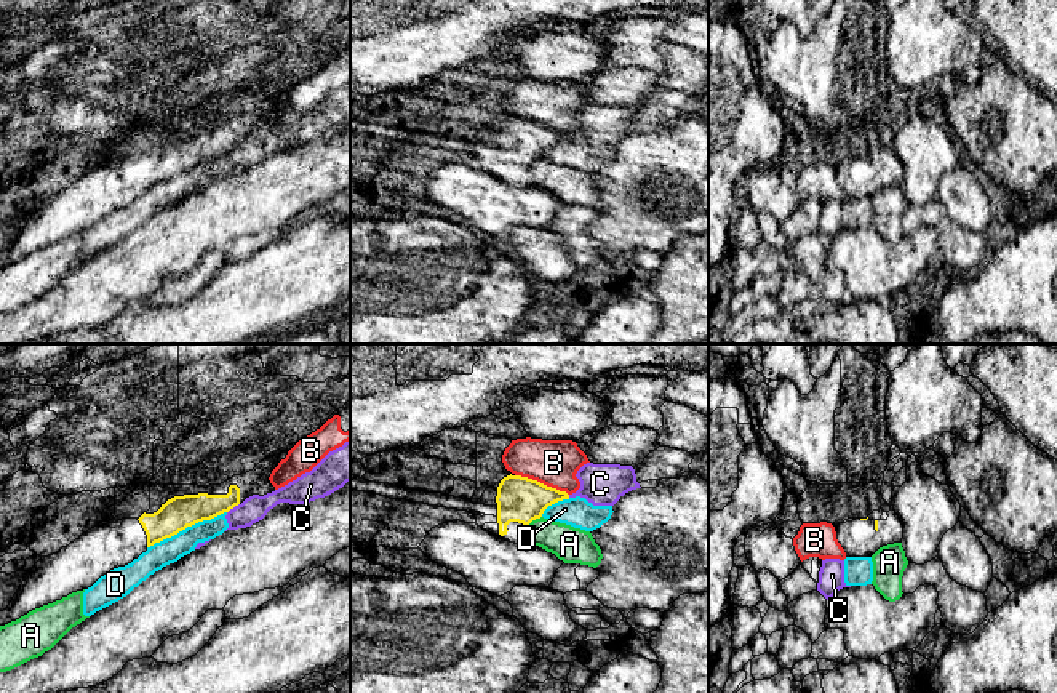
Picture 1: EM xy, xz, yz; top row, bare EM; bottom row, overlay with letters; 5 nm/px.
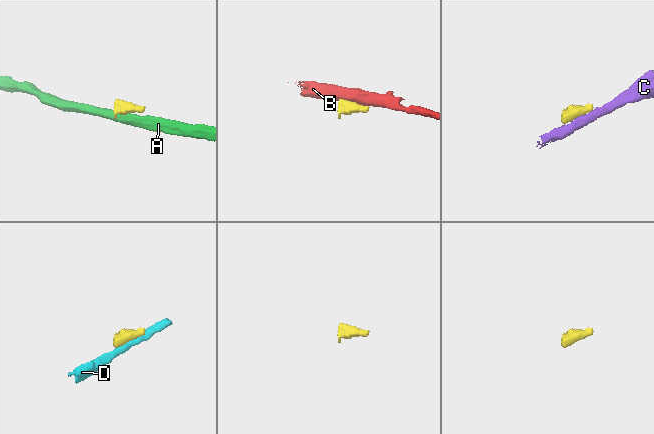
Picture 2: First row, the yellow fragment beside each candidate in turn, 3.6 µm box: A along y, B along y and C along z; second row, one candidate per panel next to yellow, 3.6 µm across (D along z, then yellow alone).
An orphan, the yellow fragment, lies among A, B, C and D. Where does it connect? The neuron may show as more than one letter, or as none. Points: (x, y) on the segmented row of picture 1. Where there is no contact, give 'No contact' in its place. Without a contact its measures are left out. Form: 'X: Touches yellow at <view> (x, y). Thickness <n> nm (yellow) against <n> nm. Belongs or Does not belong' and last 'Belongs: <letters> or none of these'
A: Touches yellow at xz (534, 519). Thickness 220 nm (yellow) against 180 nm. Does not belong
B: Touches yellow at xz (542, 484). Thickness 220 nm (yellow) against 240 nm. Does not belong
C: Touches yellow at xy (232, 508). Thickness 160 nm (yellow) against 130 nm. Does not belong
D: Touches yellow at xy (186, 527). Thickness 170 nm (yellow) against 130 nm. Does not belong
Belongs: none of these

